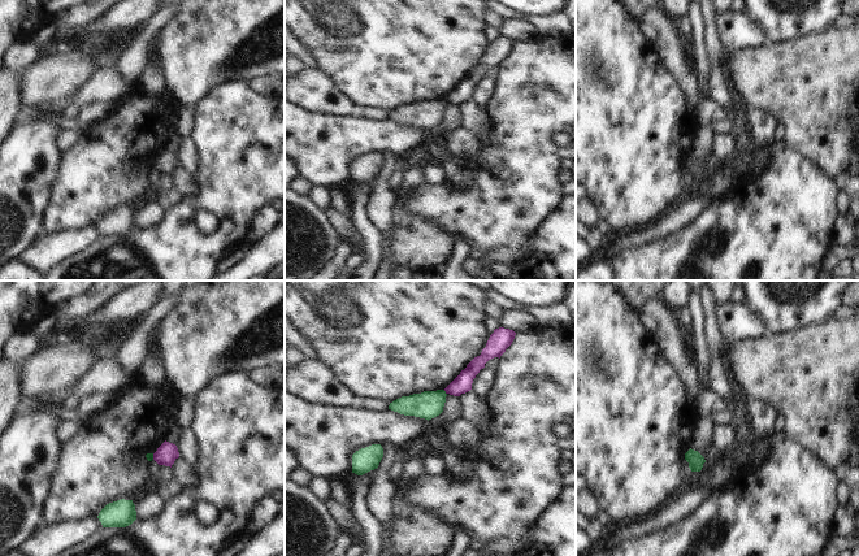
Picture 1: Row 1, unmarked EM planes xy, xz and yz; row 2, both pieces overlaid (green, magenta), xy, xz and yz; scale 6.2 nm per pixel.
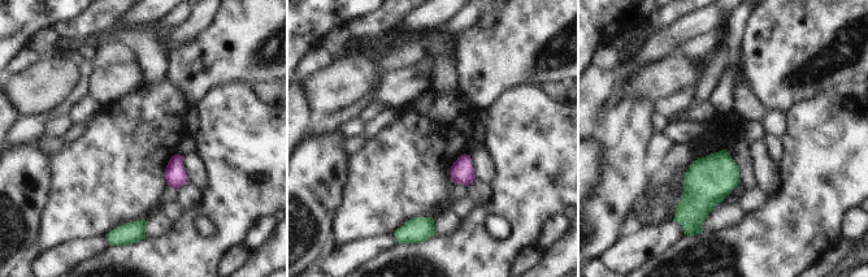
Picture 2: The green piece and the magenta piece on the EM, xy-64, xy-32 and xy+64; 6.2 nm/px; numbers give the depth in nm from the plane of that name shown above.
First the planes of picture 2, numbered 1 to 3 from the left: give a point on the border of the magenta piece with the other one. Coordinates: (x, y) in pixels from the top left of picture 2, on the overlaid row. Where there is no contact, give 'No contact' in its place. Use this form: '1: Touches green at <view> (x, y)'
1: No contact
2: No contact
3: No contact.

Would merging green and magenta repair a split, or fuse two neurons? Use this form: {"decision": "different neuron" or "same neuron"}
{"decision": "different neuron"}

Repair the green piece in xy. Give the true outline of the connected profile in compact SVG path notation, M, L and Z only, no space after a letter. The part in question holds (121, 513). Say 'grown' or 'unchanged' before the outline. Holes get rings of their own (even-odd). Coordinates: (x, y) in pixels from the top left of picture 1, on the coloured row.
unchanged | M117 500L107 504L97 516L103 527L126 527L136 520L133 500Z

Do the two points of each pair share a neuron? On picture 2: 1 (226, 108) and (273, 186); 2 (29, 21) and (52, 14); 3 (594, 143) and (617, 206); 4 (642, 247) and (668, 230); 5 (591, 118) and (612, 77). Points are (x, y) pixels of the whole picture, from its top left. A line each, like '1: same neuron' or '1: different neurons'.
1: same neuron
2: same neuron
3: different neurons
4: same neuron
5: same neuron

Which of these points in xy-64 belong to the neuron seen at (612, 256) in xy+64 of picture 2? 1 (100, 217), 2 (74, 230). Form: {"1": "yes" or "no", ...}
{"1": "no", "2": "no"}

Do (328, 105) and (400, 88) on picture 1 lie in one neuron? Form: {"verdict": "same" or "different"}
{"verdict": "different"}

